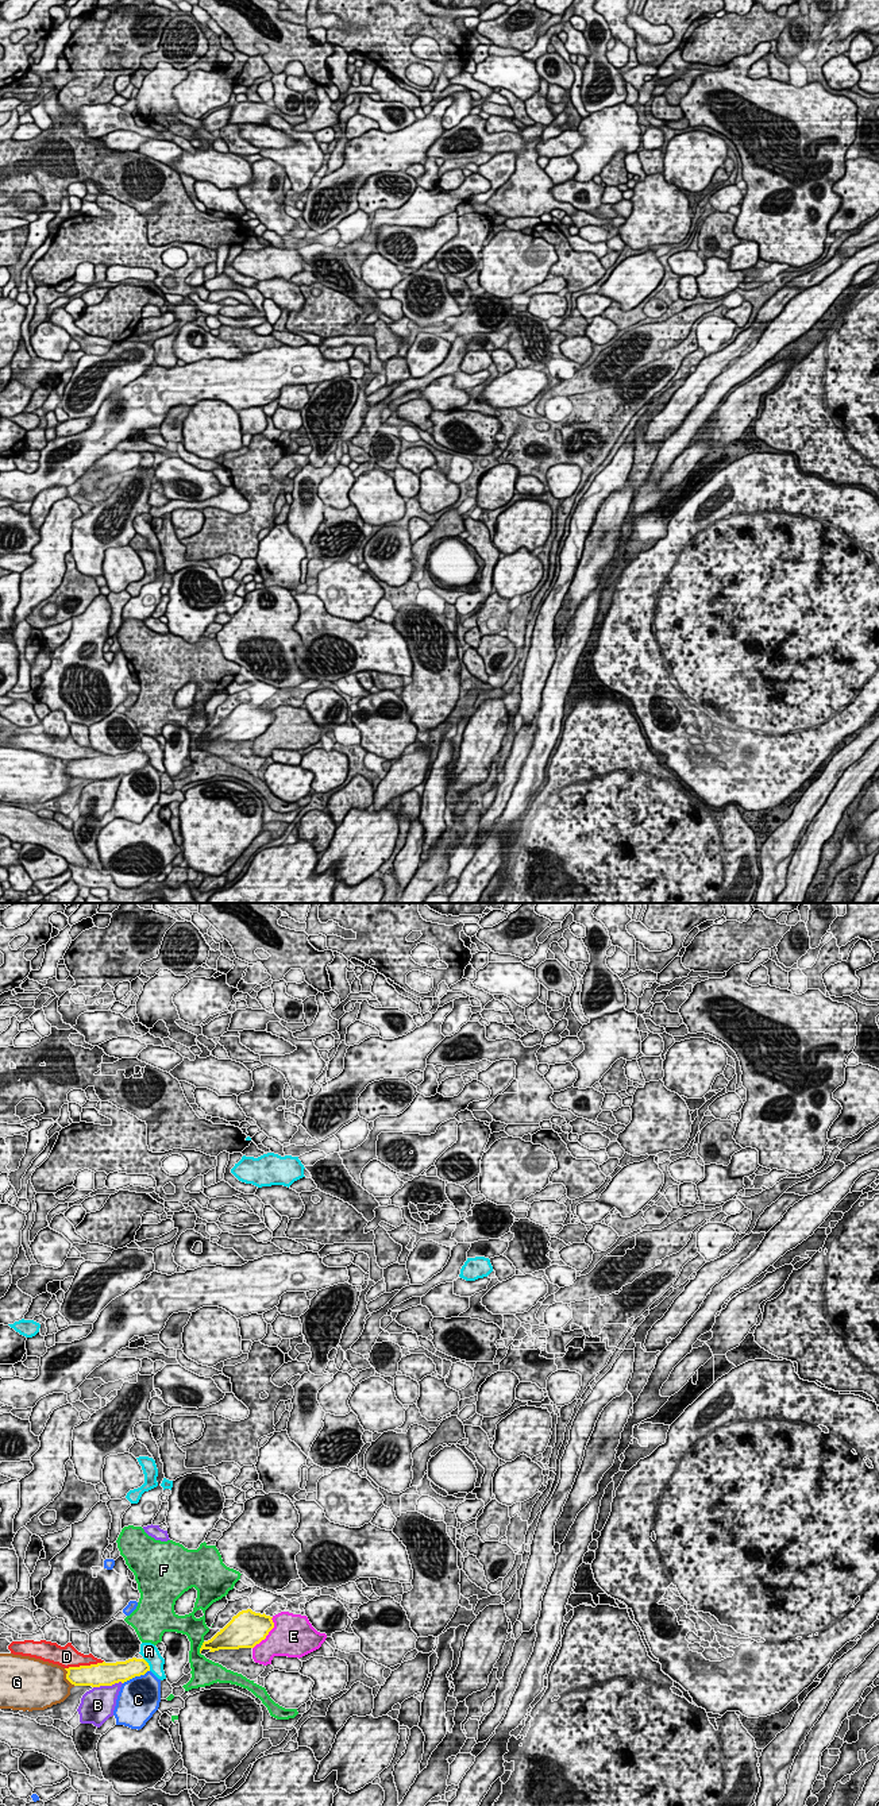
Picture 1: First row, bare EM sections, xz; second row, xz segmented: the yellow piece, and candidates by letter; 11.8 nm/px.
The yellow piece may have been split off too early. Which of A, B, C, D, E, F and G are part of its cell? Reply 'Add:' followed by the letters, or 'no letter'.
Add: no letter

